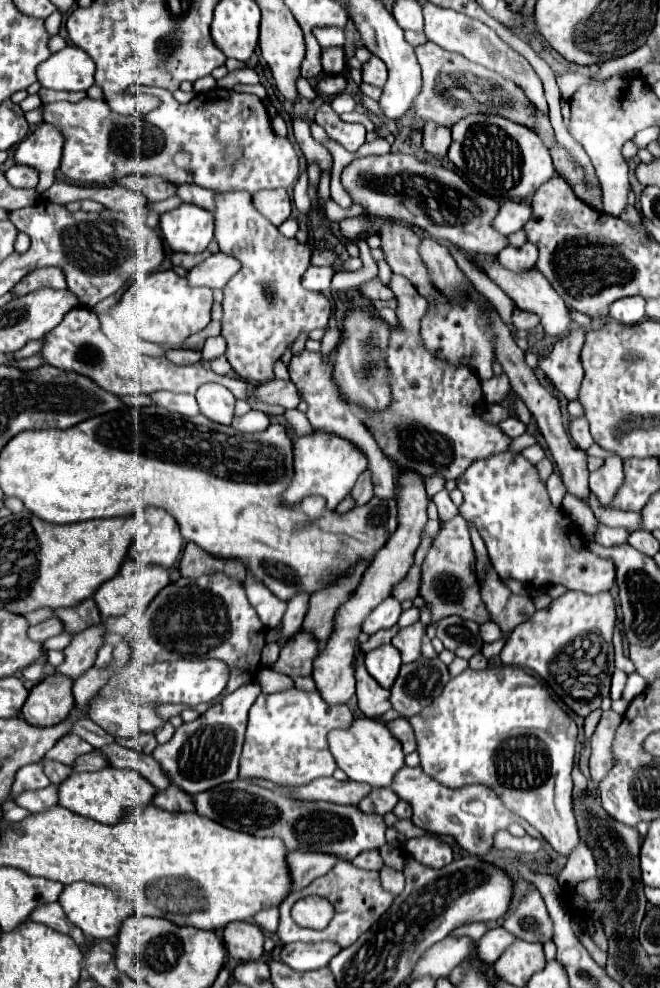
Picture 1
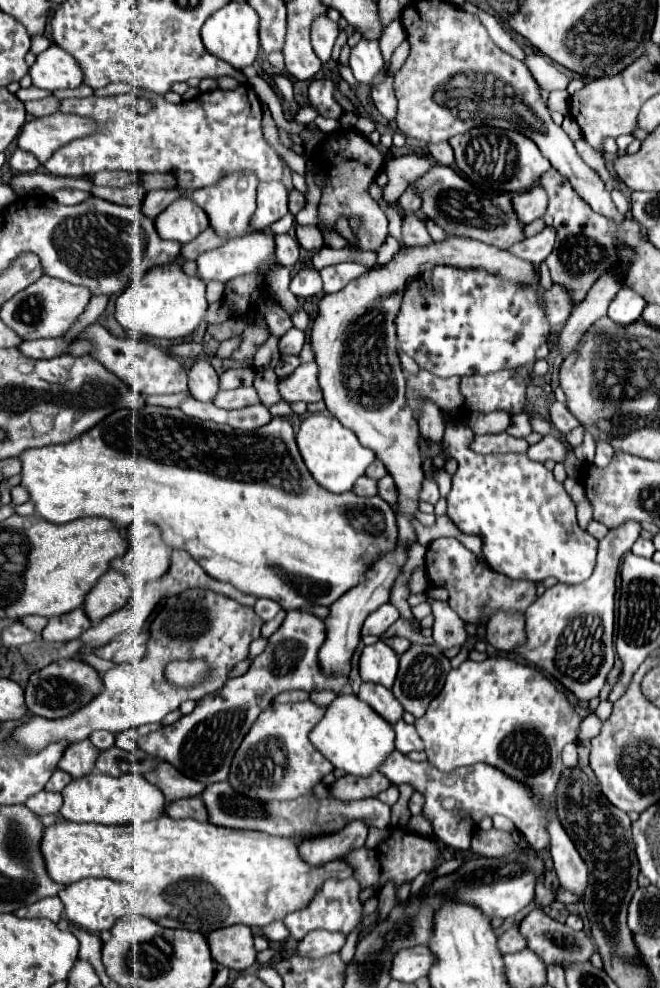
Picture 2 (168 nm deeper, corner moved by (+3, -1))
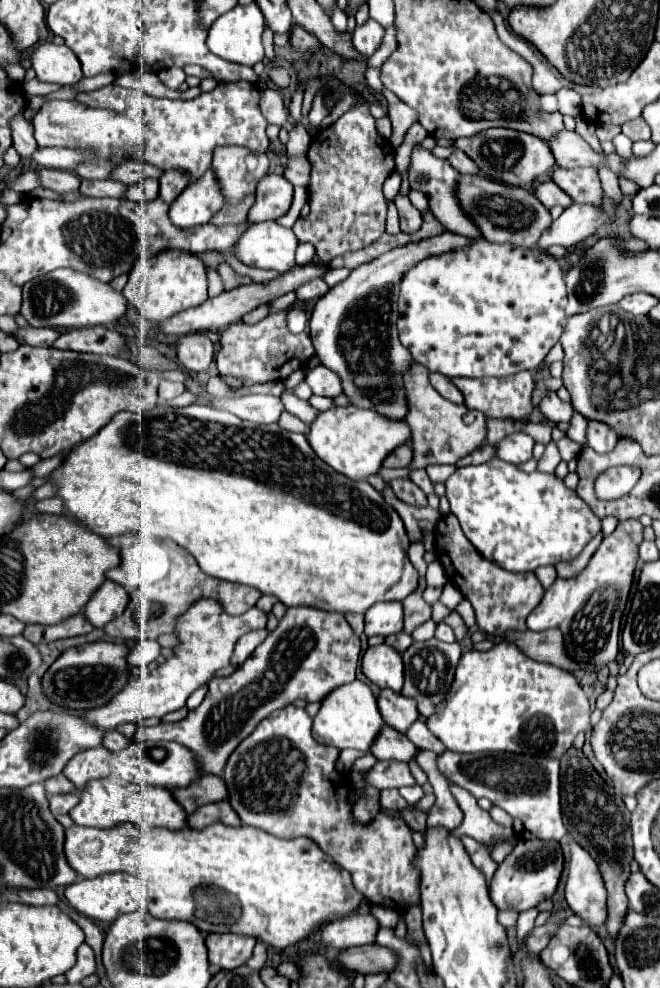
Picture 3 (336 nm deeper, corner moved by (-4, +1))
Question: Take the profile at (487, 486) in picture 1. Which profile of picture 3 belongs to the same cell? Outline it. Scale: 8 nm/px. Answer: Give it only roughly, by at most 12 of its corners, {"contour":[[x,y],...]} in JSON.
{"contour":[[458,467],[450,511],[514,573],[574,559],[600,519],[558,477]]}

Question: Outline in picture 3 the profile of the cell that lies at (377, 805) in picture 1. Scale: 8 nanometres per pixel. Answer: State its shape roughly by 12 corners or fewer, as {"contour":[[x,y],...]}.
{"contour":[[420,785],[402,787],[400,795],[408,805],[416,805],[422,799]]}

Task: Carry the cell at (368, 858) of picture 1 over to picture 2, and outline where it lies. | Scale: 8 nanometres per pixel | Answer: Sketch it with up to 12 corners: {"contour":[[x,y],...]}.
{"contour":[[195,819],[57,821],[57,883],[121,881],[125,915],[211,933],[303,909],[297,843]]}

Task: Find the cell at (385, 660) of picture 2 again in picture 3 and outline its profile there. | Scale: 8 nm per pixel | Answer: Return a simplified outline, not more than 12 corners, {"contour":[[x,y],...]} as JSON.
{"contour":[[384,643],[368,647],[362,673],[380,689],[400,693],[402,657]]}

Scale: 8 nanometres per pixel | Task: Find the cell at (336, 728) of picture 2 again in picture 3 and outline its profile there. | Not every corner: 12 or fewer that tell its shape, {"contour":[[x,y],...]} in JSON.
{"contour":[[362,681],[328,693],[318,743],[370,751],[384,721]]}

